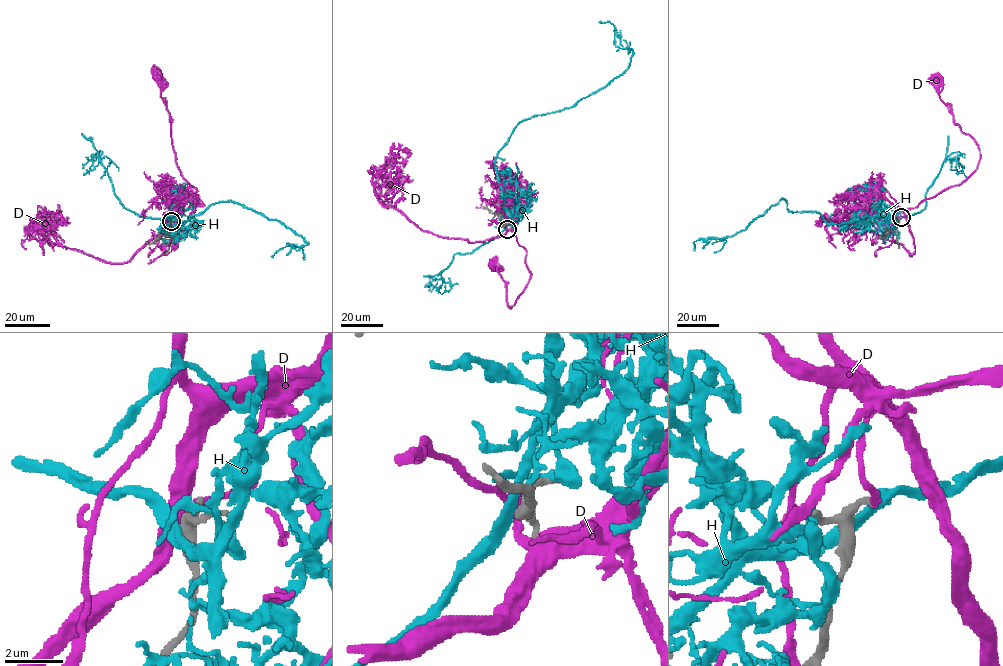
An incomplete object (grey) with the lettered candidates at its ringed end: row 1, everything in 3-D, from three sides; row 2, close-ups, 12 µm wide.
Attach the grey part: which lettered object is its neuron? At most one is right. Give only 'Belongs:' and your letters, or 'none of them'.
Belongs: D

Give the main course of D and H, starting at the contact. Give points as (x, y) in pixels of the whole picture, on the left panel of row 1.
D: (171, 221), (191, 204), (191, 198), (197, 191), (183, 177), (176, 163), (171, 119), (153, 77), (156, 75)
H: (169, 224), (170, 235), (158, 229), (168, 216), (233, 201), (307, 243), (272, 257)

